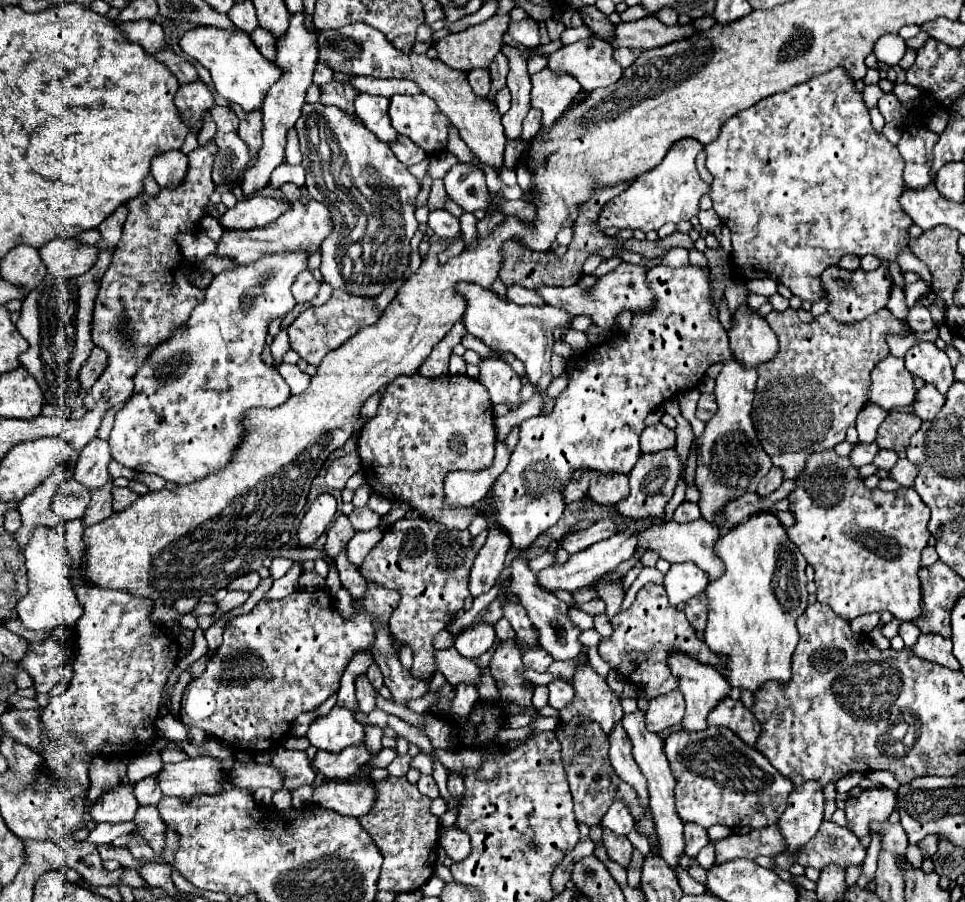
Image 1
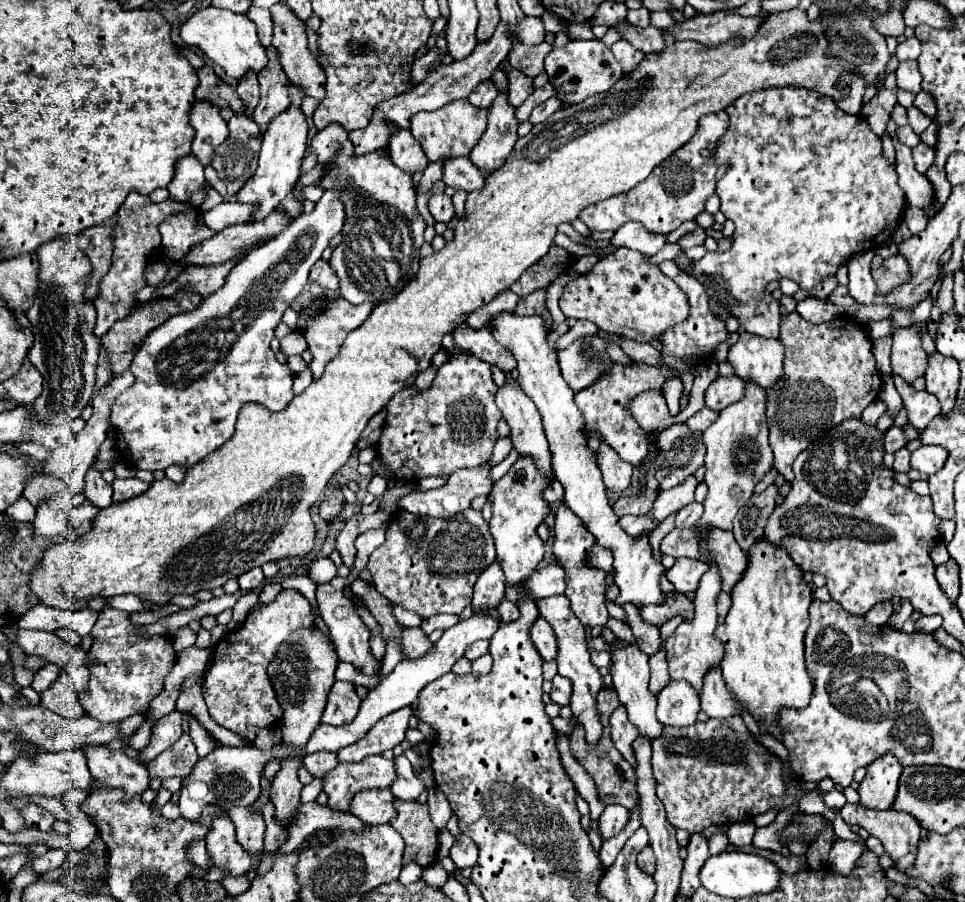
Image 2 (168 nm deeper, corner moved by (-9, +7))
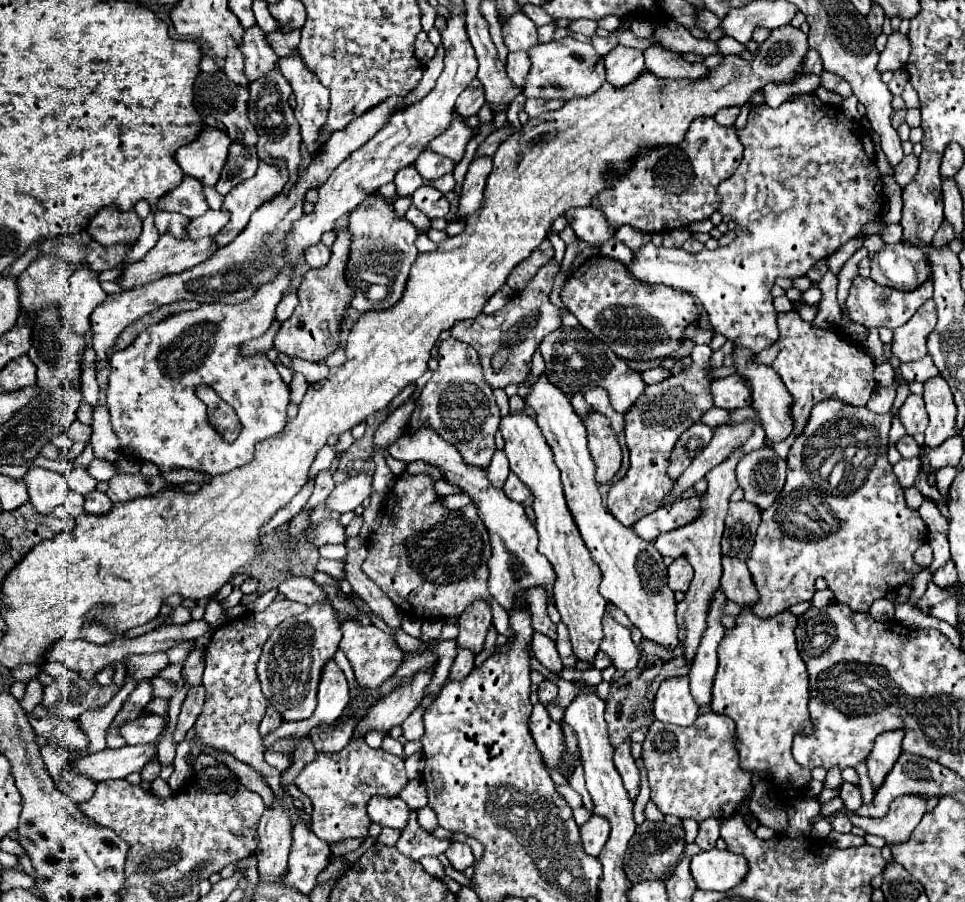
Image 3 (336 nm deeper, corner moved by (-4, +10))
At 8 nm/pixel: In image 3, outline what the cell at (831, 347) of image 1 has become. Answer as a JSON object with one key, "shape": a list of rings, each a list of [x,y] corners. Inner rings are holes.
{"shape":[[[787,312],[787,314],[779,314],[779,316],[785,316],[785,320],[779,320],[781,336],[779,336],[777,344],[781,346],[781,350],[771,366],[781,376],[785,388],[793,396],[791,414],[795,418],[795,430],[783,442],[767,440],[767,444],[771,444],[773,450],[781,458],[787,458],[787,452],[789,452],[793,440],[803,432],[807,418],[811,414],[811,408],[817,402],[833,398],[833,400],[841,400],[851,406],[867,404],[867,400],[875,388],[875,380],[873,380],[875,362],[863,346],[853,344],[851,340],[843,340],[843,336],[835,328],[815,330],[809,322],[801,320],[801,316],[797,312]]]}

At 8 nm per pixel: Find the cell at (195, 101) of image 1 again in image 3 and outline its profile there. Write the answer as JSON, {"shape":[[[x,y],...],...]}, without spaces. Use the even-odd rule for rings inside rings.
{"shape":[[[205,126],[195,142],[175,152],[175,160],[185,176],[199,180],[203,186],[215,186],[227,160],[229,144],[227,132]]]}

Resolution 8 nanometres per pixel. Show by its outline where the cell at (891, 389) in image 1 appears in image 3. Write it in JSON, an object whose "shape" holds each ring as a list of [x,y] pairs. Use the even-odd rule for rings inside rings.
{"shape":[[[927,300],[917,312],[915,316],[895,328],[895,338],[893,338],[893,354],[901,360],[901,362],[911,362],[911,360],[919,360],[927,354],[927,336],[933,332],[937,322],[937,312],[935,312],[935,302]]]}

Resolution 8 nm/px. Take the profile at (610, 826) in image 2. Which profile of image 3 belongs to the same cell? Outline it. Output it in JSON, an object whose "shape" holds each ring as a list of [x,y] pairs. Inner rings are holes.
{"shape":[[[595,814],[589,818],[589,822],[585,822],[581,826],[581,842],[589,856],[599,856],[603,844],[607,842],[607,836],[609,836],[607,820],[603,820]]]}

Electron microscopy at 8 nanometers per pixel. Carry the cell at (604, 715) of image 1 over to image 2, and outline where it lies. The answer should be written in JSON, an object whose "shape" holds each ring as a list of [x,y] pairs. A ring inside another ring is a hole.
{"shape":[[[616,707],[610,715],[610,729],[612,729],[612,741],[614,747],[624,755],[624,759],[634,765],[634,753],[632,753],[632,741],[638,737],[636,727],[626,719],[624,707]]]}

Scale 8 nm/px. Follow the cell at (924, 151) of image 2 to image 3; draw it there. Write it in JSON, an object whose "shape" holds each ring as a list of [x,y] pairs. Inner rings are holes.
{"shape":[[[913,154],[905,156],[905,158],[895,166],[895,174],[893,174],[895,182],[897,182],[901,188],[905,188],[905,186],[913,180],[913,176],[917,174],[917,168],[919,168],[919,158],[913,156]]]}

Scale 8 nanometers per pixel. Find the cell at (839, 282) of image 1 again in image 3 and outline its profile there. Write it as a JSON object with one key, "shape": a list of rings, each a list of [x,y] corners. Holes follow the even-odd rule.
{"shape":[[[909,244],[885,246],[871,258],[871,280],[895,290],[915,290],[931,276],[927,256]]]}

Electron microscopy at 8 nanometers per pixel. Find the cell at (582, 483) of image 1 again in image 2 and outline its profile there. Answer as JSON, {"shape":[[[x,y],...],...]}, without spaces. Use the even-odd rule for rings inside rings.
{"shape":[[[554,481],[554,483],[544,491],[544,499],[546,499],[552,507],[560,505],[560,503],[564,501],[564,487],[562,487],[562,483],[560,483],[560,481]]]}

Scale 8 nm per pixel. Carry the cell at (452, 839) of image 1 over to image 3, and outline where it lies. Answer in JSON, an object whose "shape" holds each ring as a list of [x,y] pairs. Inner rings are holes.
{"shape":[[[453,842],[453,844],[447,848],[445,856],[449,858],[451,868],[455,868],[455,870],[459,870],[459,872],[463,872],[465,868],[473,866],[473,852],[471,852],[471,848],[469,848],[467,844]]]}

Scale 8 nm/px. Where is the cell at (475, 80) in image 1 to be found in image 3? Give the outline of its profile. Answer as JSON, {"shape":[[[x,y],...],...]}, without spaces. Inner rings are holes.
{"shape":[[[475,78],[471,82],[471,86],[461,92],[459,100],[457,100],[457,112],[467,118],[467,116],[475,116],[479,112],[479,108],[485,104],[485,96],[483,96],[483,86],[479,84],[479,80]]]}

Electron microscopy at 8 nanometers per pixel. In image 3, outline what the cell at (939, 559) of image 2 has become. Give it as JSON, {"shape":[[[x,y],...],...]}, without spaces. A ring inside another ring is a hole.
{"shape":[[[923,544],[917,552],[915,552],[915,564],[919,564],[921,568],[929,568],[929,564],[933,562],[933,550],[929,544]]]}

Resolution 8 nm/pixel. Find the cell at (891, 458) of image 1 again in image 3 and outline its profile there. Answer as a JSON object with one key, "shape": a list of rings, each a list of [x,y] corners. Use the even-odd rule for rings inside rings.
{"shape":[[[901,458],[897,464],[895,464],[895,474],[899,478],[899,484],[901,488],[911,488],[915,486],[915,478],[921,470],[921,460],[919,458]]]}

